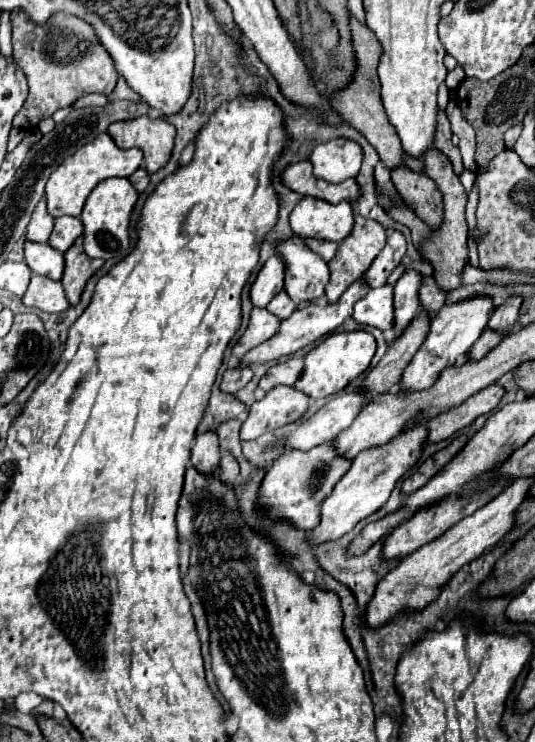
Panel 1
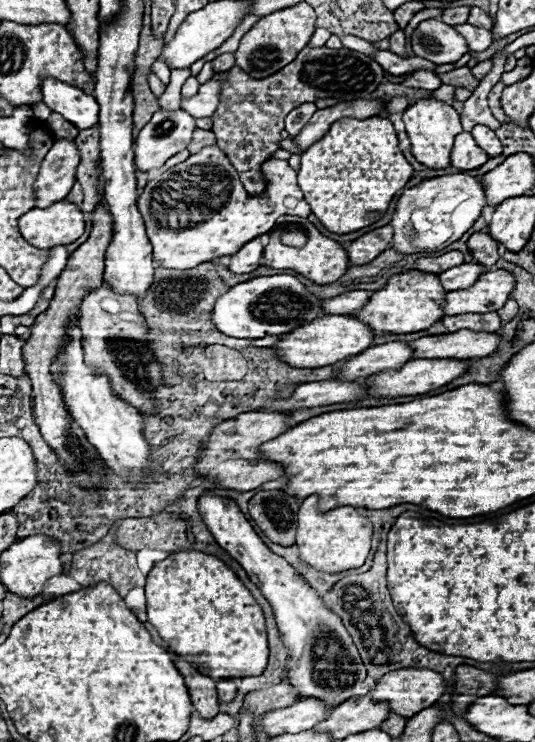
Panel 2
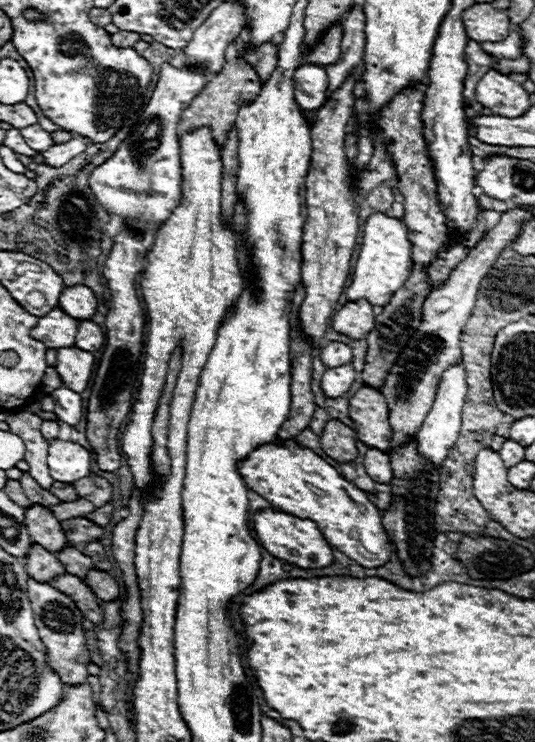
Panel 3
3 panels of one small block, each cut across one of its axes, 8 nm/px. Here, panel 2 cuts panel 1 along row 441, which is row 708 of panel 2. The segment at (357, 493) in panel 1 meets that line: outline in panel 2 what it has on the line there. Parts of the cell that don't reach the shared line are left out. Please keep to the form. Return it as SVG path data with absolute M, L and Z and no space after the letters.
M400 668L376 682L372 698L388 700L392 712L410 718L430 708L446 688L446 680L440 672L428 668Z

